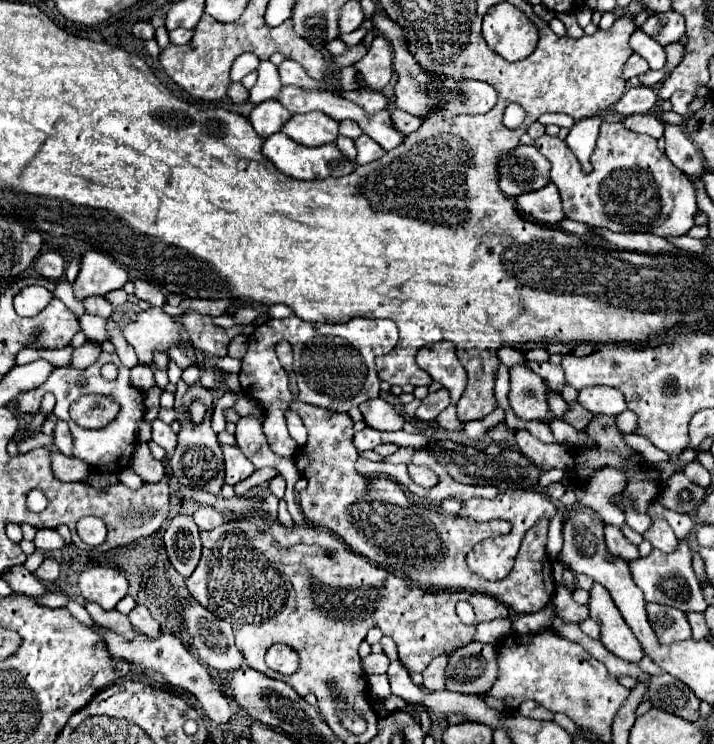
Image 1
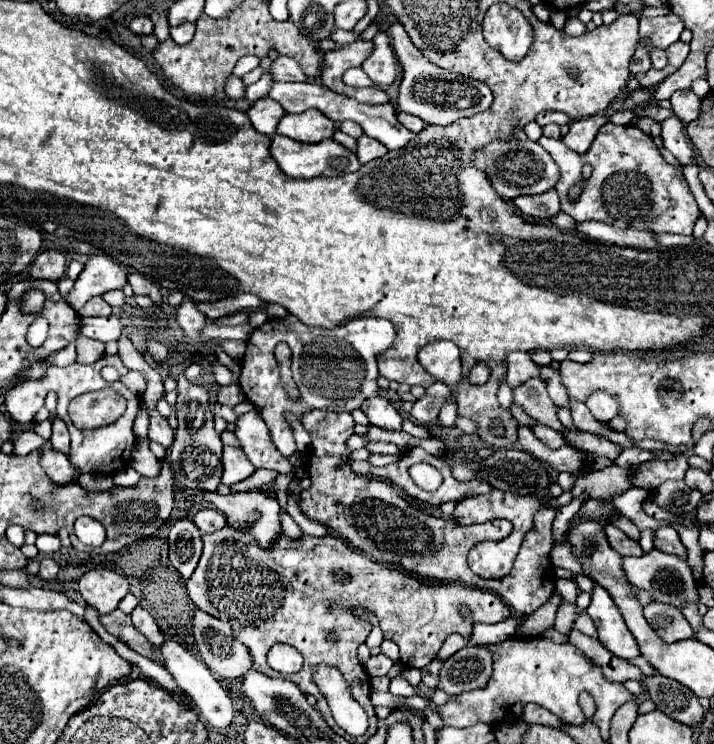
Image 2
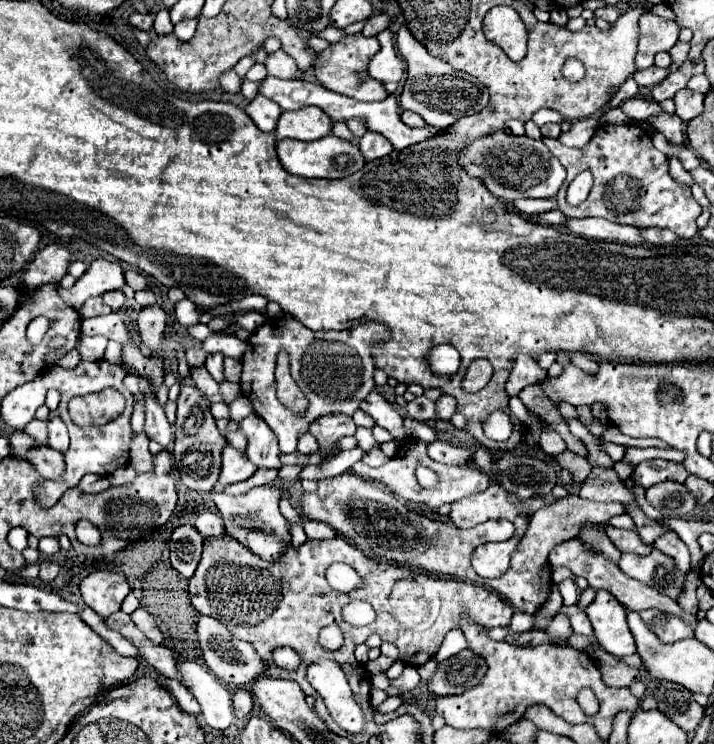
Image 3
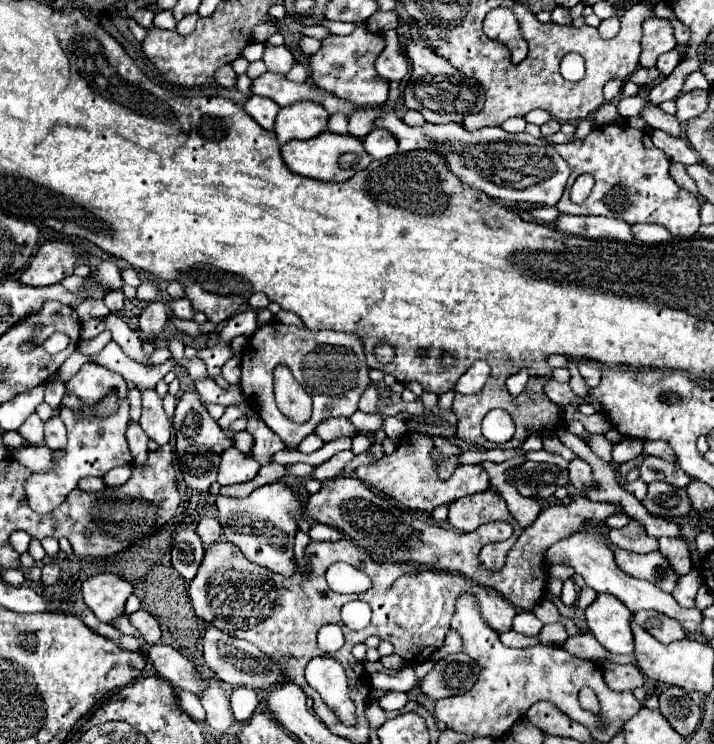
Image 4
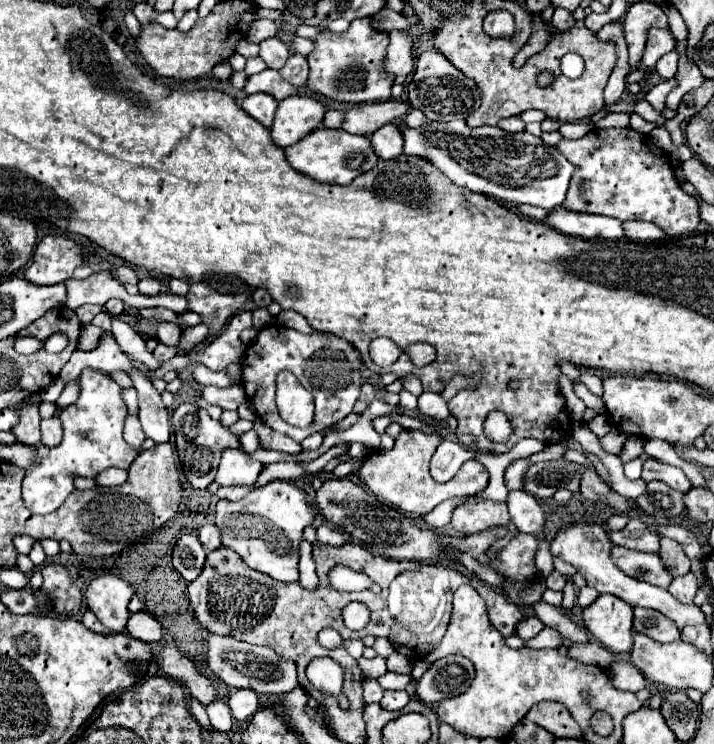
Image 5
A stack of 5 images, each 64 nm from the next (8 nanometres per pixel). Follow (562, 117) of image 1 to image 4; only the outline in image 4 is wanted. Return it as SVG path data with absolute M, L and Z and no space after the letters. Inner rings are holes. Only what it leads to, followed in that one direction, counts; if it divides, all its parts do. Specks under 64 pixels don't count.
M532 110L530 114L528 114L528 118L524 118L526 122L532 122L532 124L538 124L538 126L542 126L542 124L546 124L546 122L550 122L554 116L550 114L550 112L546 112L546 110Z

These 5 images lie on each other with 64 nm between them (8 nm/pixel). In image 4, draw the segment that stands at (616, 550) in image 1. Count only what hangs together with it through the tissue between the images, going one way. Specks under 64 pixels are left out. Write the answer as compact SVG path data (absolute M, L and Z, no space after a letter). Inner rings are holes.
M634 520L628 526L620 528L620 530L610 530L608 538L614 546L630 550L630 552L638 552L638 554L648 554L648 552L658 550L656 538L646 536L644 528Z

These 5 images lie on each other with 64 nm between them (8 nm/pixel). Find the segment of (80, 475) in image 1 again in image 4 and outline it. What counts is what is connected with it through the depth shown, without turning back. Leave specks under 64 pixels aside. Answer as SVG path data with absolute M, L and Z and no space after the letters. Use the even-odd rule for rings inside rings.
M22 446L10 456L32 472L48 472L54 464L54 452L46 446Z

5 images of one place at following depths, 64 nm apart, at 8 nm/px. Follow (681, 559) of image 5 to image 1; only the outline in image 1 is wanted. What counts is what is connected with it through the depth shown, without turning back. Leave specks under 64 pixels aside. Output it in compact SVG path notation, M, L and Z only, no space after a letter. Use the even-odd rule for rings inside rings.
M654 518L652 526L642 536L644 536L644 540L648 540L654 548L658 548L662 552L672 552L678 544L672 528L668 526L668 522L664 518Z

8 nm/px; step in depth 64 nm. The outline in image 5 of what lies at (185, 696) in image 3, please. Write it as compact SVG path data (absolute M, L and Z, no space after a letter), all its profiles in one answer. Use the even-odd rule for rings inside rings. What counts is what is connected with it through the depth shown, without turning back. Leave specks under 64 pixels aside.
M190 698L188 708L190 708L190 714L196 718L196 722L198 722L200 726L210 728L210 724L208 724L208 716L206 716L206 708L204 708L196 698Z

